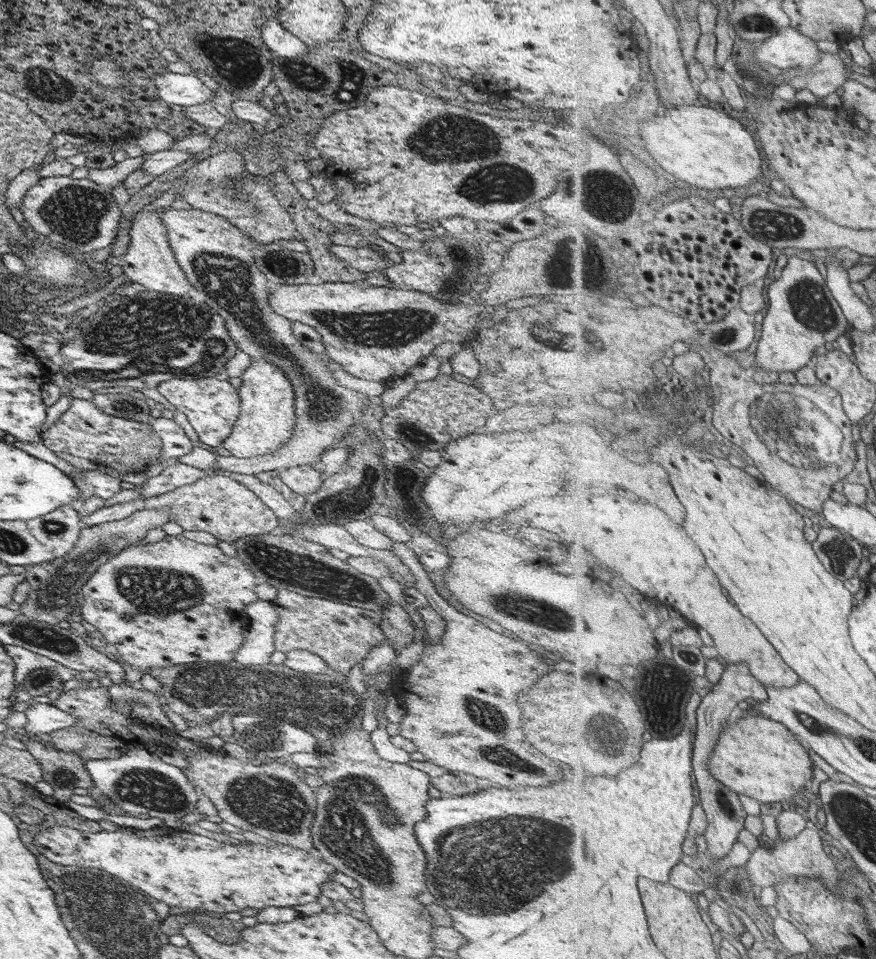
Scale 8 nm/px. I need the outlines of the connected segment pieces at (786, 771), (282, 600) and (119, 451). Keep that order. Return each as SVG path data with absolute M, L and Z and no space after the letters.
M745 714L720 734L709 759L710 773L734 792L755 799L759 804L793 801L813 780L813 760L807 746L795 738L785 724L757 714Z
M278 588L272 605L278 616L273 633L274 650L283 653L293 649L308 650L320 656L328 671L336 675L345 676L352 666L362 662L369 650L385 639L379 629L379 612L306 597L285 588Z
M69 398L69 407L57 417L47 430L39 432L42 443L52 453L62 452L77 458L84 458L101 467L123 465L125 469L135 469L147 461L159 457L160 438L153 432L149 422L135 422L101 412L89 400Z

